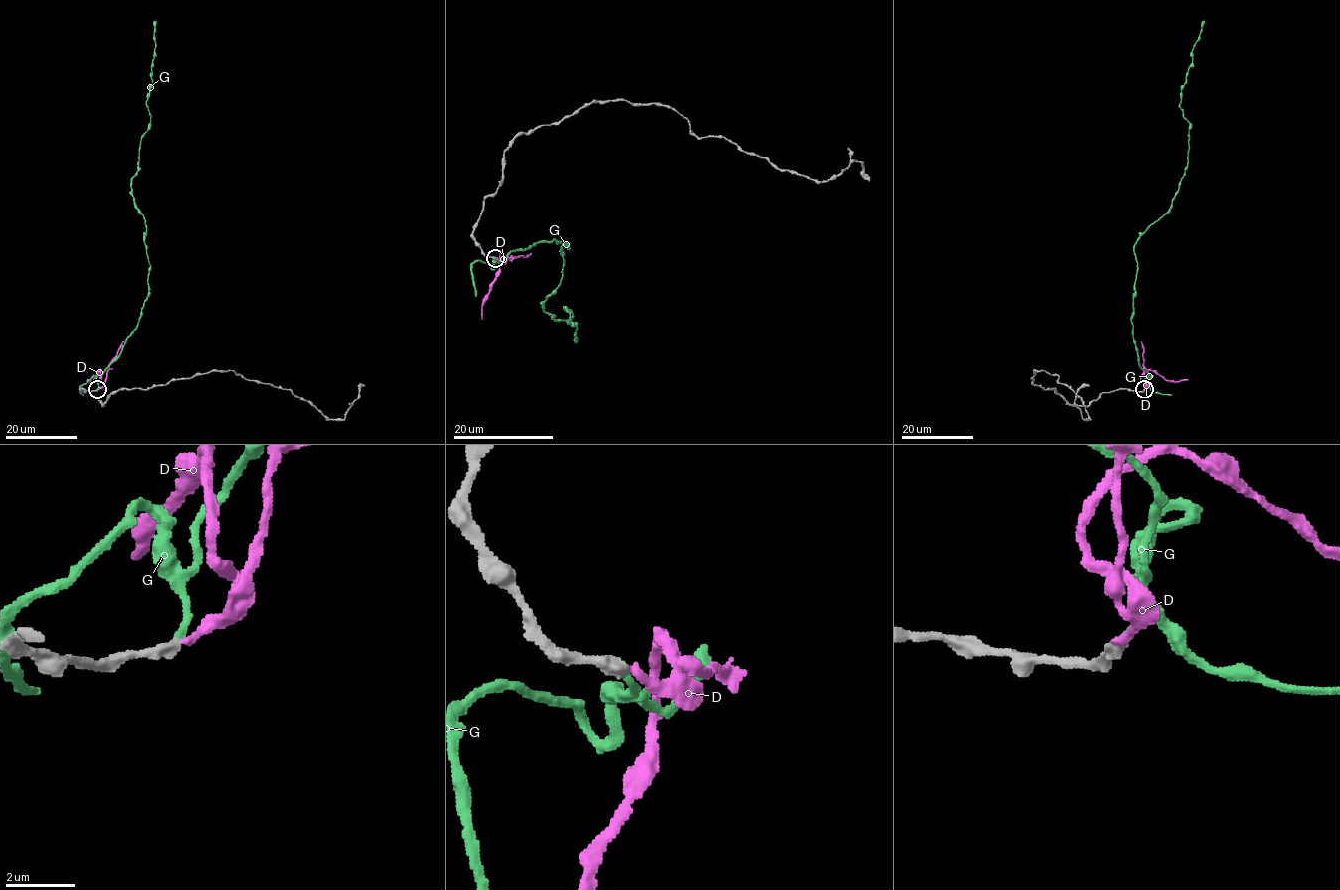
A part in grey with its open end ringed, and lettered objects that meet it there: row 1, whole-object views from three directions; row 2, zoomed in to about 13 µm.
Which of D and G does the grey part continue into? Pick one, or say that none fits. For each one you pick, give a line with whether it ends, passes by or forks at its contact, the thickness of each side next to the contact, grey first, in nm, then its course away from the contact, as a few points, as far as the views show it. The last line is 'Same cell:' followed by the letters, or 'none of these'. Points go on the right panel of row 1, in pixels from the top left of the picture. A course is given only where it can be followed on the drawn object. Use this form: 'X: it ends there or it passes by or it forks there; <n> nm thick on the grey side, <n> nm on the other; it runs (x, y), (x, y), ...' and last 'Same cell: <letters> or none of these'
G: it ends there; 360 nm thick on the grey side, 200 nm on the other; it runs (1145, 389), (1131, 323), (1134, 245), (1169, 210), (1186, 170), (1181, 92), (1204, 21)
Same cell: G

